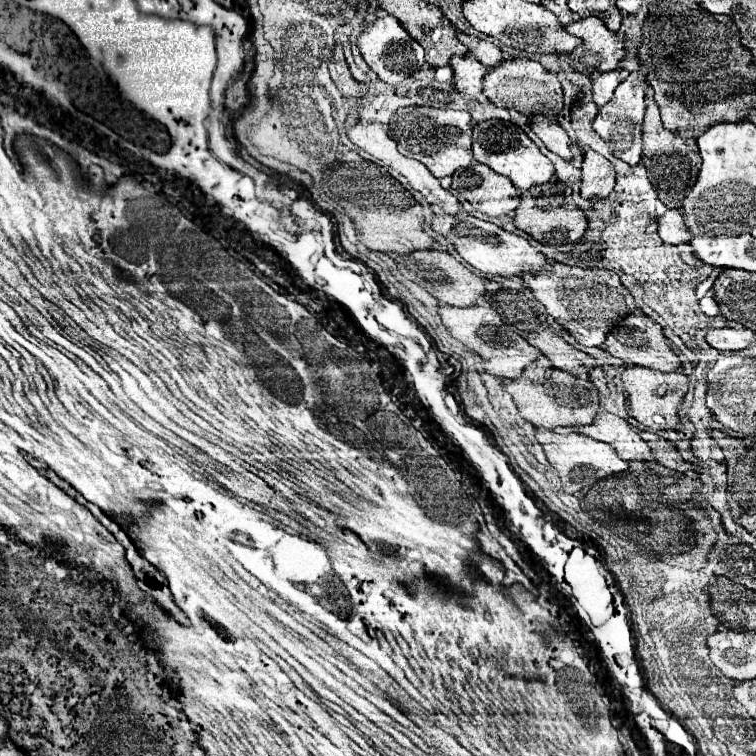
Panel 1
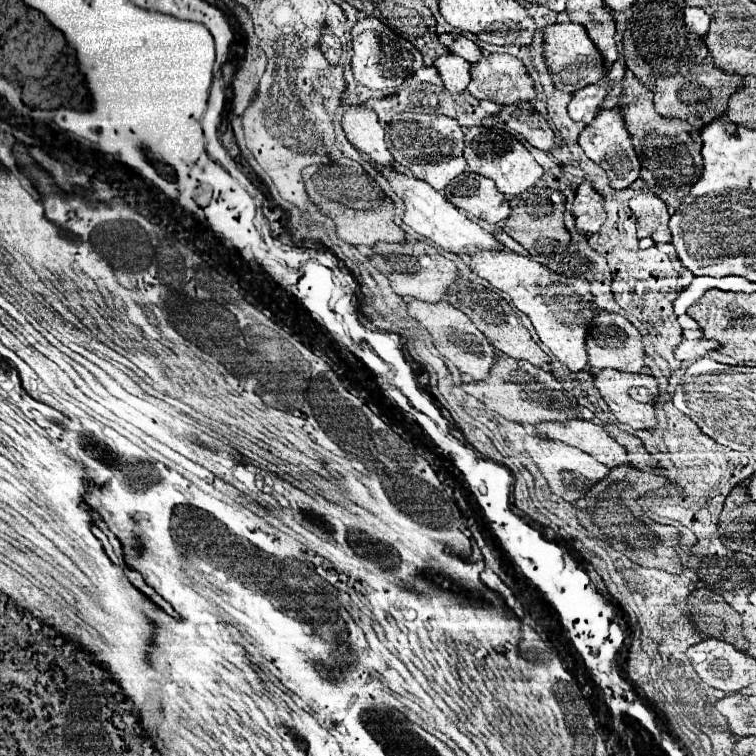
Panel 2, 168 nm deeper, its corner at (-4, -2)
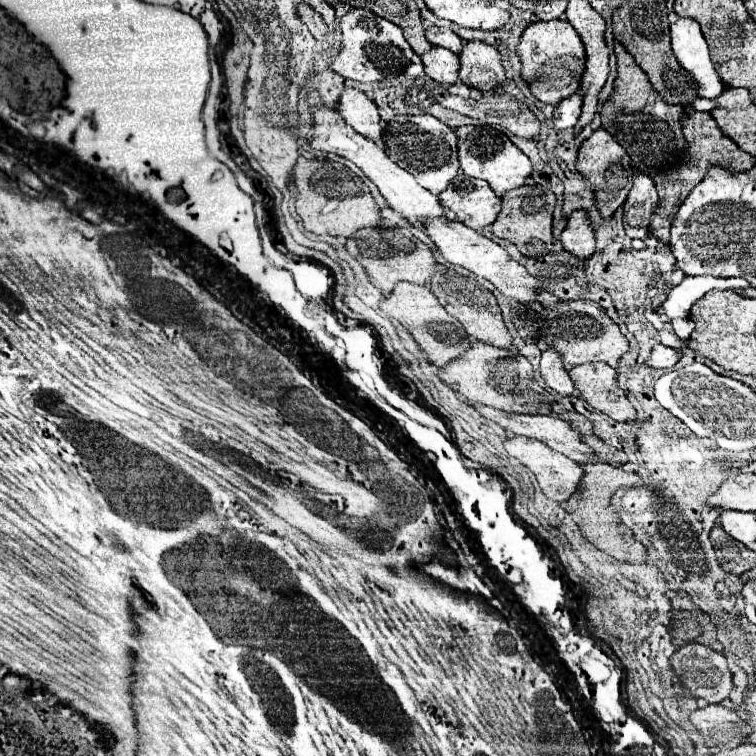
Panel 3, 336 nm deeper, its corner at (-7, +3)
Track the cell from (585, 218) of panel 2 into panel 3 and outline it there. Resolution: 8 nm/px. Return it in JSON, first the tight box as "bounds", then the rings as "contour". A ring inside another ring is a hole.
{"bounds":[560,210,596,258],"contour":[[[574,210],[568,218],[566,228],[560,234],[564,248],[578,258],[588,258],[594,254],[596,246],[596,230],[588,218],[586,210]]]}

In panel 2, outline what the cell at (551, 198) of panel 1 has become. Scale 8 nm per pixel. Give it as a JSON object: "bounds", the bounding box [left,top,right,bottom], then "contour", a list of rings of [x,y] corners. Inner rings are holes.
{"bounds":[501,187,569,257],"contour":[[[531,187],[529,191],[515,195],[511,201],[511,215],[503,221],[501,229],[513,237],[517,243],[521,243],[531,257],[537,255],[555,255],[567,249],[569,245],[569,233],[563,225],[563,211],[565,201],[559,191],[545,189],[545,187]]]}

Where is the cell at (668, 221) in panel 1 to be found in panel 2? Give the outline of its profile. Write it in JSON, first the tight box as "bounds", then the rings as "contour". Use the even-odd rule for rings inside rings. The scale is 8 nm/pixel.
{"bounds":[629,193,669,243],"contour":[[[639,193],[629,201],[631,213],[637,217],[637,237],[651,237],[655,243],[669,243],[667,205],[653,193]]]}

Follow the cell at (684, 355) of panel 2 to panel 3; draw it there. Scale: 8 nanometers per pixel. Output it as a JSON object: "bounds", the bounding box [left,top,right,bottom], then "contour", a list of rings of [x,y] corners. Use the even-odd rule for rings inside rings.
{"bounds":[646,344,682,370],"contour":[[[656,344],[650,358],[646,360],[648,366],[652,368],[666,368],[670,370],[674,364],[678,364],[678,360],[682,358],[682,350],[678,348],[672,348],[672,346],[664,346],[664,344]]]}

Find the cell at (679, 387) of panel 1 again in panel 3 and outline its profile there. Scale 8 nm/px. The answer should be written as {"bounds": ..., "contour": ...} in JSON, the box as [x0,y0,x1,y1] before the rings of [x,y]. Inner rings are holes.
{"bounds":[568,362,638,422],"contour":[[[590,362],[568,366],[578,394],[596,410],[606,412],[616,422],[632,422],[638,418],[630,398],[618,384],[616,368],[606,362]]]}

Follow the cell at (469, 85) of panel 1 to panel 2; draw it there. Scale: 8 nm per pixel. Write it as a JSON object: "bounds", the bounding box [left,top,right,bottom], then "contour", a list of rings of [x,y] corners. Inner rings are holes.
{"bounds":[433,55,471,95],"contour":[[[441,55],[435,59],[433,67],[437,69],[445,89],[451,95],[459,95],[471,81],[471,75],[469,75],[471,63],[467,63],[465,59],[457,55]]]}

